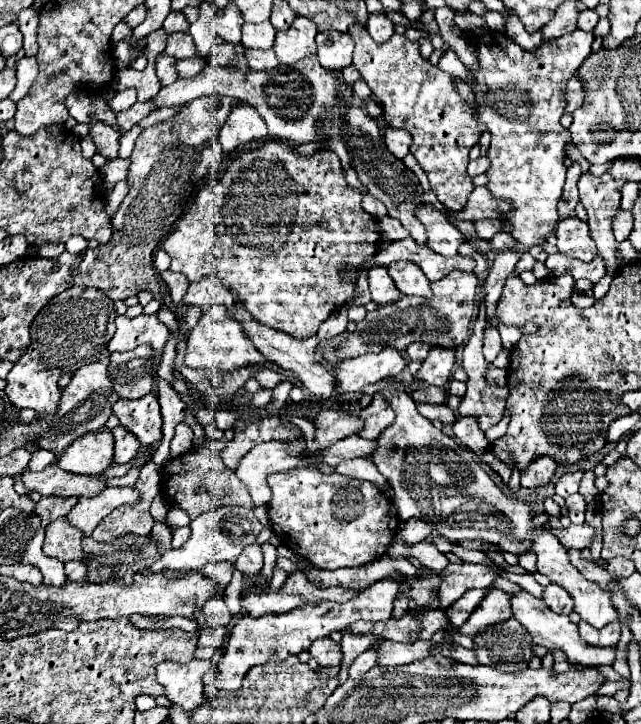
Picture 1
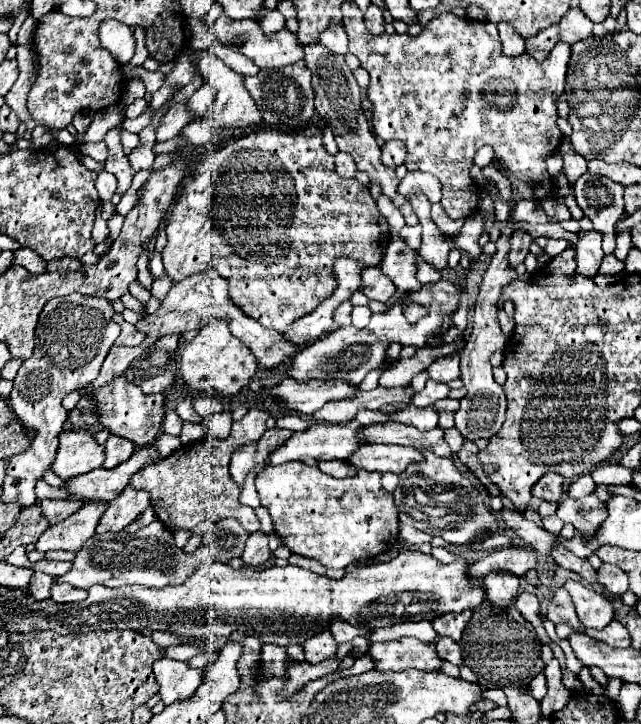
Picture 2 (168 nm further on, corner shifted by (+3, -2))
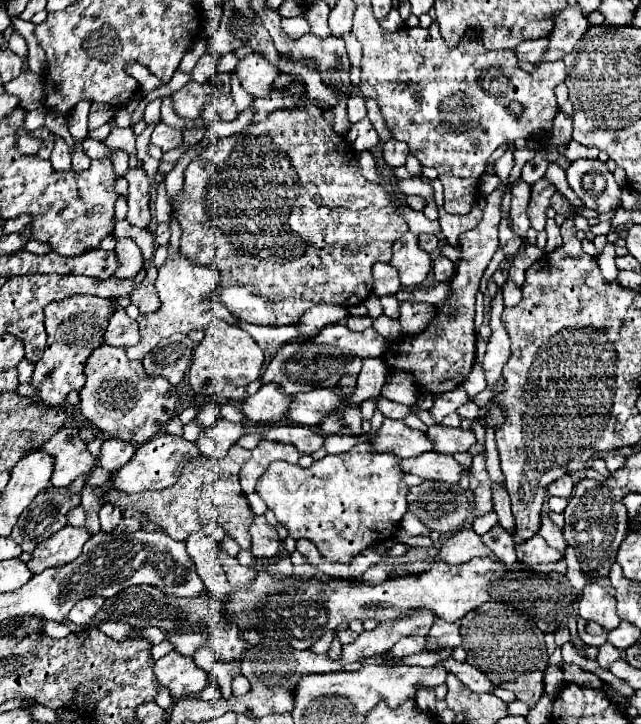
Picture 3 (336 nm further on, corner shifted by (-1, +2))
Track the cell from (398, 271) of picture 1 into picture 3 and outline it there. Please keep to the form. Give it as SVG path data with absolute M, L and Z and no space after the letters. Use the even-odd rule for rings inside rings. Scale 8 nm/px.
M405 232L393 244L393 258L389 264L399 272L401 284L405 288L415 288L423 284L431 272L431 256L419 250L417 236L411 232Z

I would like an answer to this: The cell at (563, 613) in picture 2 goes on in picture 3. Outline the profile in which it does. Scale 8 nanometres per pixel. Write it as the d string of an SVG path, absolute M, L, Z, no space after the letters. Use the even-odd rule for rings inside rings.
M577 618L577 630L579 630L579 636L581 640L587 644L587 646L601 646L607 642L607 630L601 628L599 624L591 622L591 620L585 620L585 618Z

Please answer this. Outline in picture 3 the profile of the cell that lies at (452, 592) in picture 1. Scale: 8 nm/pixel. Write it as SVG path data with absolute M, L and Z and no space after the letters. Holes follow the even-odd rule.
M535 534L531 540L517 544L517 560L527 566L543 564L543 562L557 562L561 558L563 554L551 548L539 534Z

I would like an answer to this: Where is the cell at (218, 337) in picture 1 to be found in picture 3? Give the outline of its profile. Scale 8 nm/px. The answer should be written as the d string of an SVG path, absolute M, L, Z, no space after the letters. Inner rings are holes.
M213 320L205 330L205 338L193 350L189 384L197 394L219 396L233 402L243 400L247 384L261 376L263 358L263 350L255 340L251 340L251 336L245 330L231 326L225 320Z

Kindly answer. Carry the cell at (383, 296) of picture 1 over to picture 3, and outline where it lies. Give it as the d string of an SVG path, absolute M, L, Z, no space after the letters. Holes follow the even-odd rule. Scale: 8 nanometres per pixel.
M377 262L373 266L373 292L377 296L387 296L387 294L397 294L401 290L401 282L397 272L385 264L385 262Z

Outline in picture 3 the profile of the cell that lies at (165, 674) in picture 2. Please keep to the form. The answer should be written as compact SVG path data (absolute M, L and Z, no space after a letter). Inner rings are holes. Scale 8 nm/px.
M169 652L155 662L155 676L161 686L169 688L175 700L199 694L207 684L209 676L203 668L195 666L193 658L185 658L179 652Z

